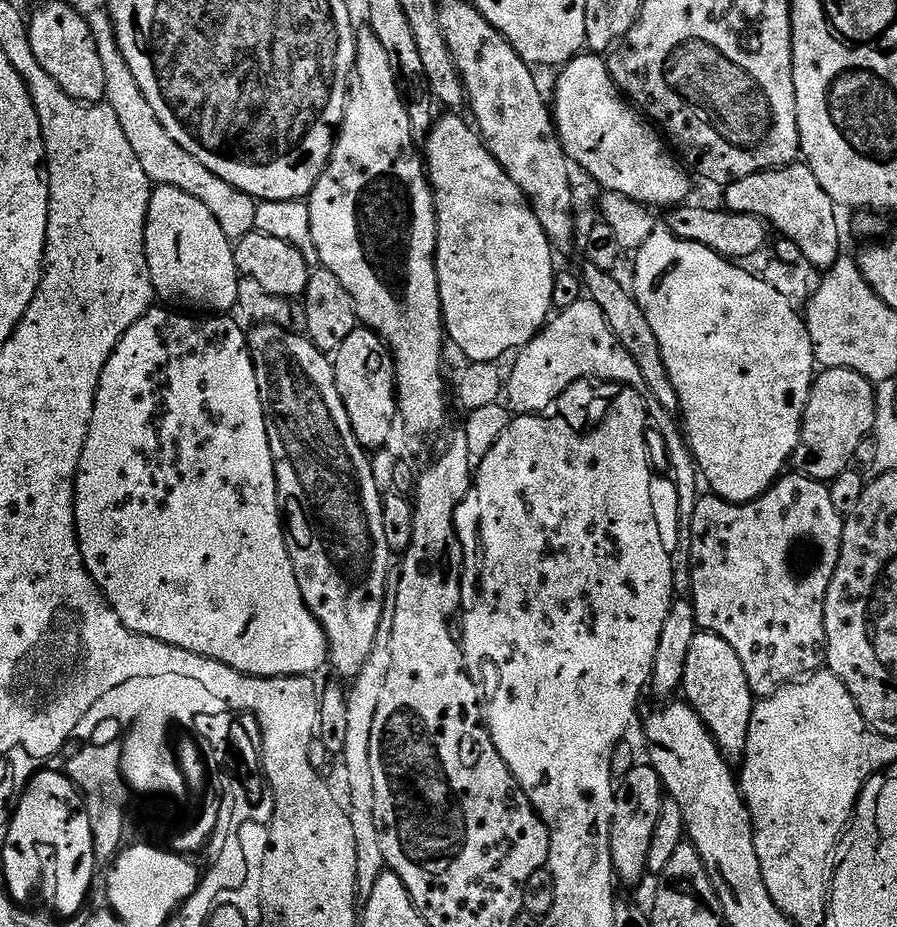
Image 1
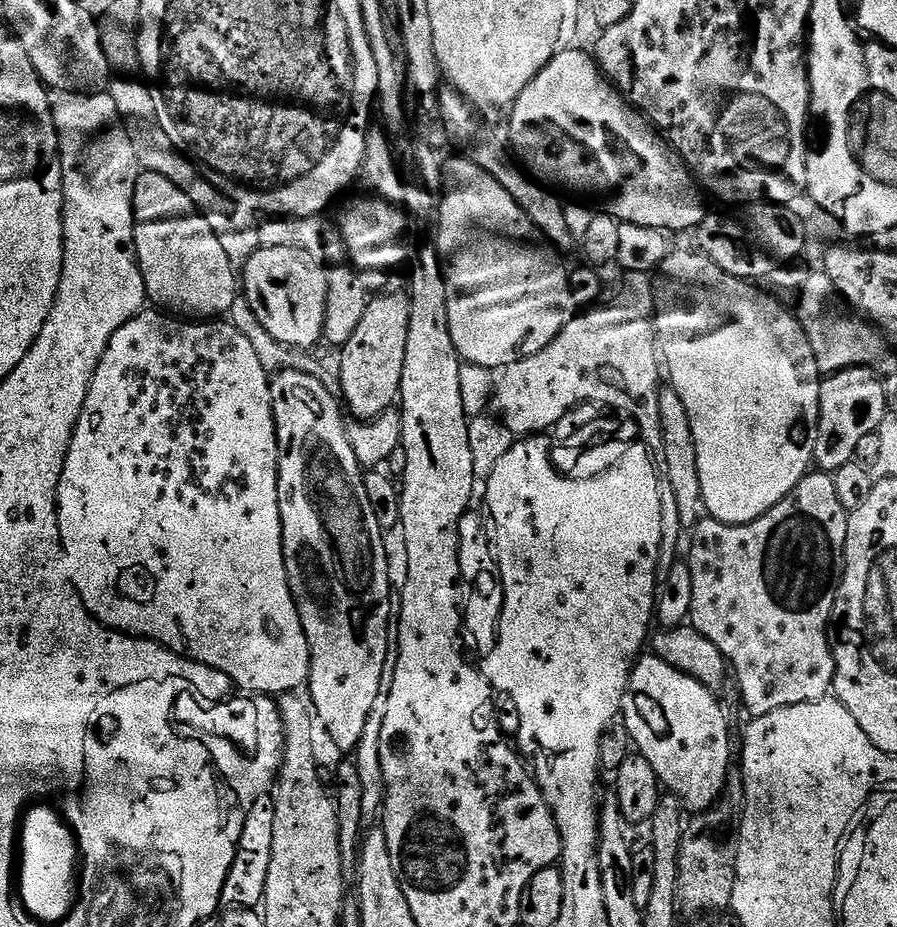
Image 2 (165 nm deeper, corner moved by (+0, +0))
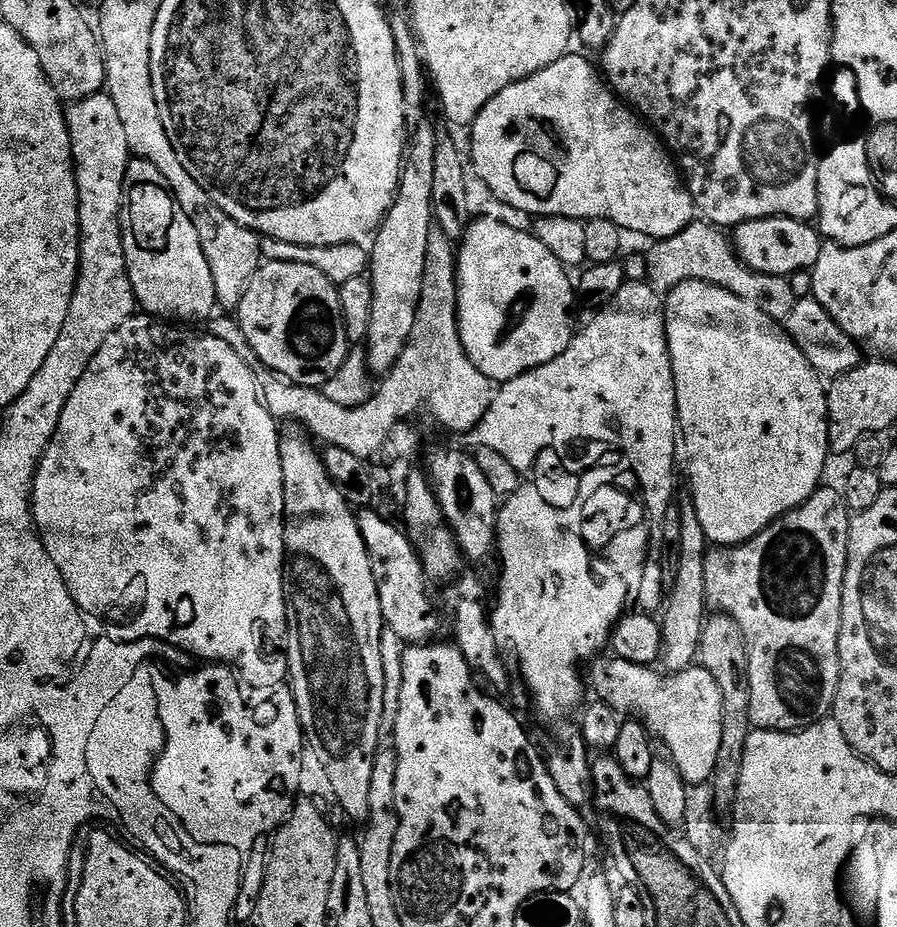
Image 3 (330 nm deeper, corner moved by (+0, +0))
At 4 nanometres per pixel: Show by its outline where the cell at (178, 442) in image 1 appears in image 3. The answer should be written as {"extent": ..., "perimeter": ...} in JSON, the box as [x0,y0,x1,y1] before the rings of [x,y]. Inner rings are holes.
{"extent":[32,314,288,689],"perimeter":[[[133,314],[90,358],[90,366],[86,366],[86,374],[78,378],[62,414],[58,418],[58,424],[52,435],[52,441],[44,448],[44,457],[40,465],[36,467],[36,476],[32,479],[32,519],[36,521],[36,530],[40,533],[40,540],[46,546],[54,566],[62,574],[74,602],[80,607],[85,617],[101,620],[108,627],[107,635],[111,639],[127,642],[129,640],[151,640],[159,642],[165,640],[192,656],[197,656],[200,662],[215,662],[225,665],[239,674],[241,680],[248,685],[249,689],[265,688],[266,686],[283,685],[288,680],[288,654],[286,641],[288,638],[288,602],[284,595],[284,479],[282,478],[282,458],[280,457],[280,433],[278,421],[268,413],[264,401],[260,398],[260,387],[254,382],[254,374],[250,374],[250,366],[238,358],[238,354],[222,338],[214,338],[211,334],[200,332],[183,332],[183,327],[172,322],[165,322],[159,318],[153,318],[147,314]]]}

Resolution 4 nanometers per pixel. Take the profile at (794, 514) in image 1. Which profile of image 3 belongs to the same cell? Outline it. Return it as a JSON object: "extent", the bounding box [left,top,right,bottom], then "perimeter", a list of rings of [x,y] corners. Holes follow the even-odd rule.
{"extent":[704,486,850,732],"perimeter":[[[821,486],[816,489],[816,492],[809,500],[802,502],[794,510],[790,510],[786,515],[780,516],[771,524],[766,526],[754,538],[750,538],[745,544],[733,544],[731,546],[716,546],[713,547],[704,556],[706,562],[705,570],[705,598],[707,600],[707,607],[715,610],[717,613],[734,618],[734,622],[738,622],[738,626],[744,635],[744,641],[748,647],[748,657],[750,658],[750,718],[752,719],[752,727],[756,730],[763,730],[765,732],[799,732],[801,728],[809,728],[811,724],[815,724],[817,720],[823,720],[831,713],[832,703],[836,697],[838,690],[838,682],[840,681],[840,655],[838,654],[838,638],[840,637],[840,619],[842,618],[842,594],[844,593],[844,575],[846,574],[846,562],[848,561],[848,526],[850,523],[850,513],[844,504],[844,497],[839,491],[836,492],[827,486]]]}

